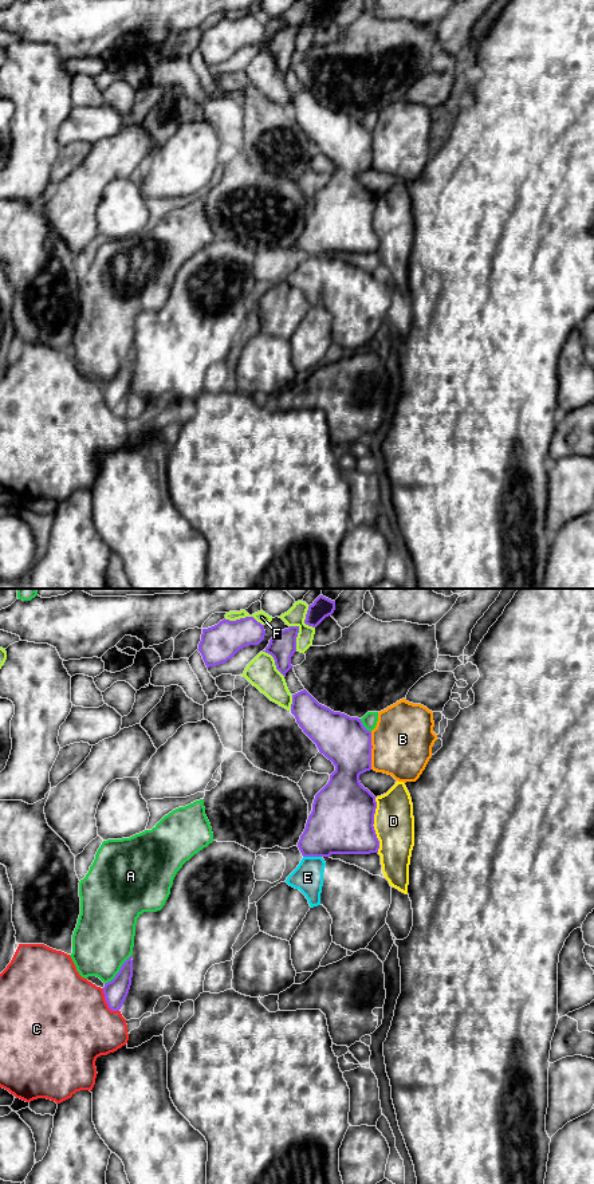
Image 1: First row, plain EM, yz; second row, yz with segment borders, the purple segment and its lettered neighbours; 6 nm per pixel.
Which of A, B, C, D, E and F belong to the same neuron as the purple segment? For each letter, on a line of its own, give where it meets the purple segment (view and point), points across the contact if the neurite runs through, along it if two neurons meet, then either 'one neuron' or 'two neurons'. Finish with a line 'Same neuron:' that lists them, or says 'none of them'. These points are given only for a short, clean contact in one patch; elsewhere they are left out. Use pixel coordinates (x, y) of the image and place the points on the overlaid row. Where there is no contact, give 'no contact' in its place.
A: meets purple in yz at (120, 971); two neurons
B: meets purple in yz at (370, 751); two neurons
C: meets purple in yz at (106, 1002); two neurons
D: meets purple in yz at (373, 823); two neurons
E: meets purple in yz at (313, 856); border along yz (303, 856), (321, 857); two neurons
F: meets purple in yz at (244, 618); two neurons
Same neuron: none of them

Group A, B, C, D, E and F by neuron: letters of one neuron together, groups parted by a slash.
A / B / C / D / E / F

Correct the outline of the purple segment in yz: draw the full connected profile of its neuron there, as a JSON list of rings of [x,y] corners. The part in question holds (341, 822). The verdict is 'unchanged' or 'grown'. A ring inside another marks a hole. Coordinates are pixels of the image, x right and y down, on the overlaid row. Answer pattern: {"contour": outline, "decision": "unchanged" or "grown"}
{"contour": [[[306,689],[292,695],[291,713],[319,752],[335,766],[329,783],[315,795],[312,811],[298,842],[302,855],[378,853],[379,841],[373,826],[375,796],[359,782],[359,775],[371,770],[371,732],[363,727],[361,719],[331,711]]], "decision": "unchanged"}

